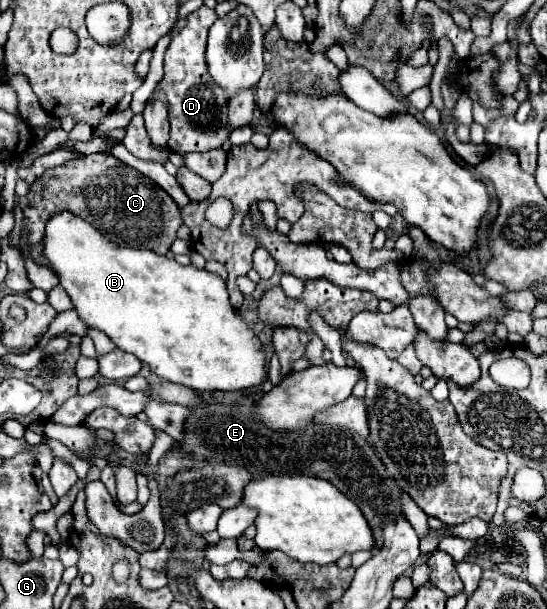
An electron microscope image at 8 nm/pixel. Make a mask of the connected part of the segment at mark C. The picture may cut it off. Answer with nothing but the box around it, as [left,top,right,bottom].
[20,153,182,263]

